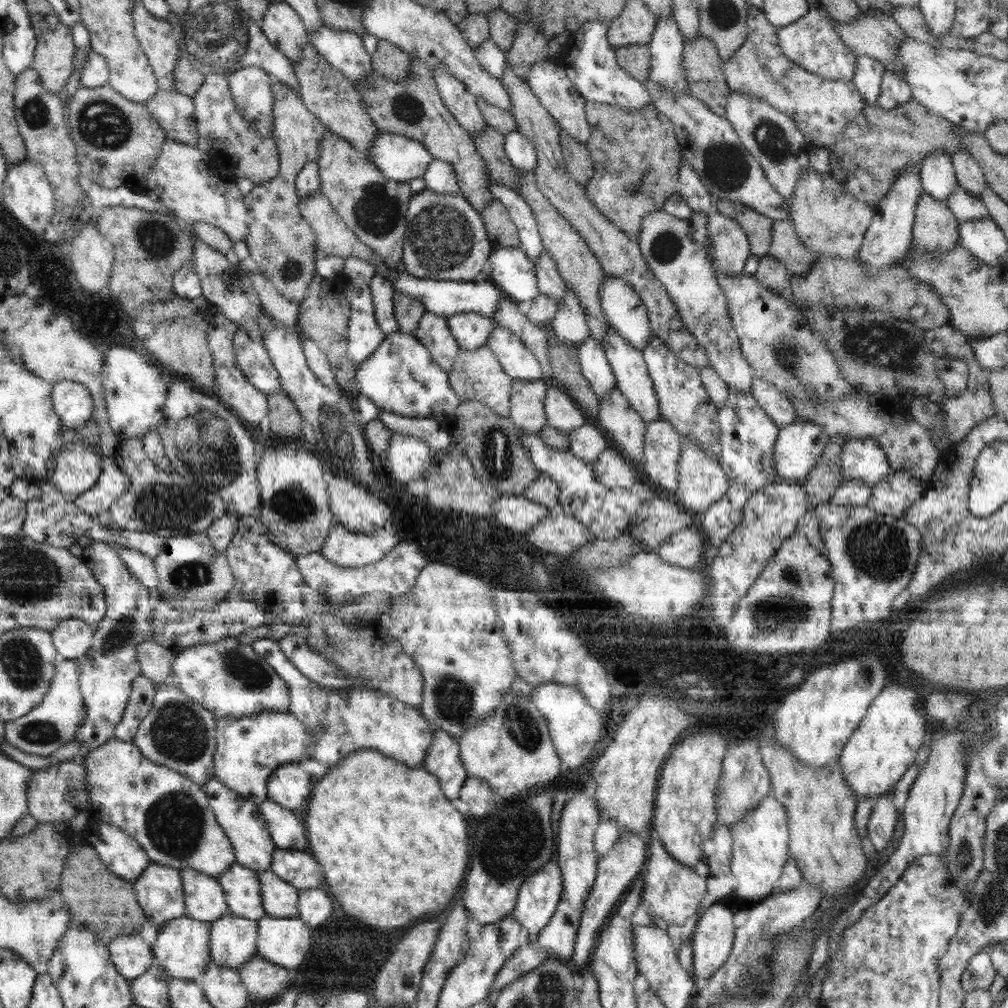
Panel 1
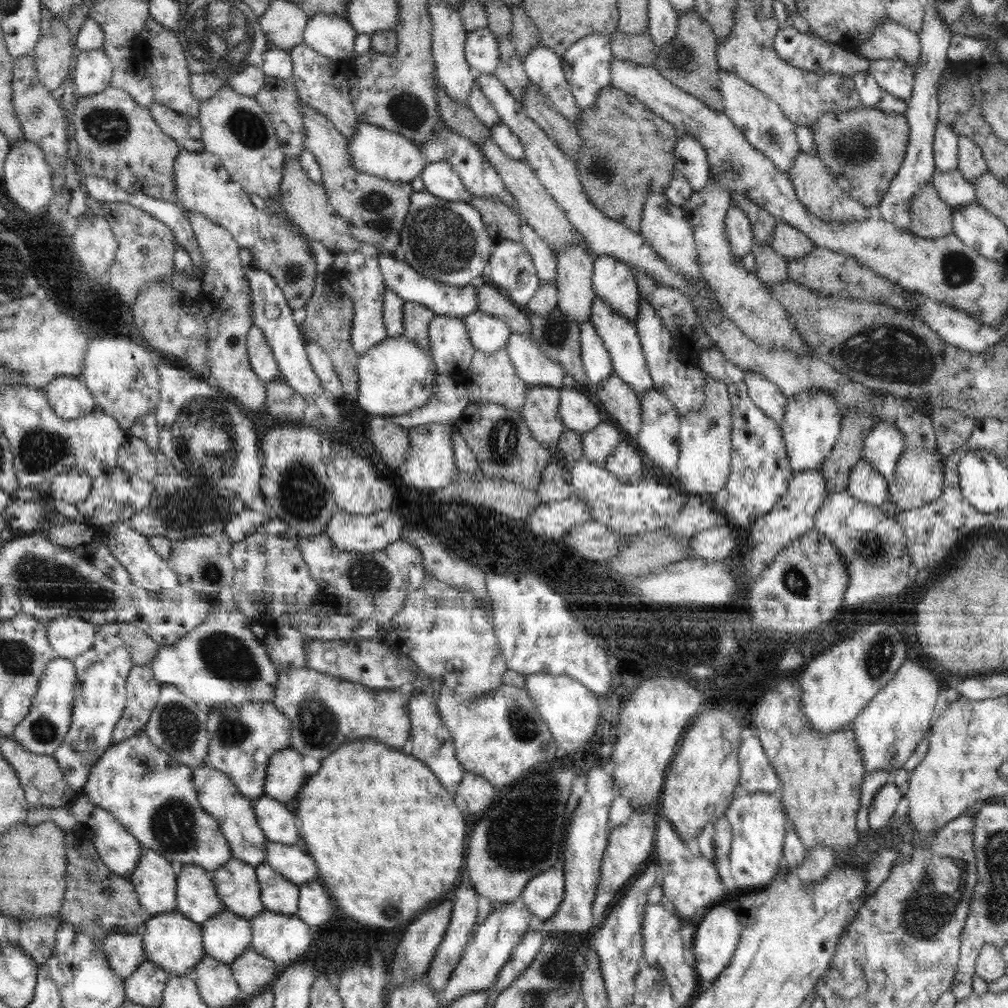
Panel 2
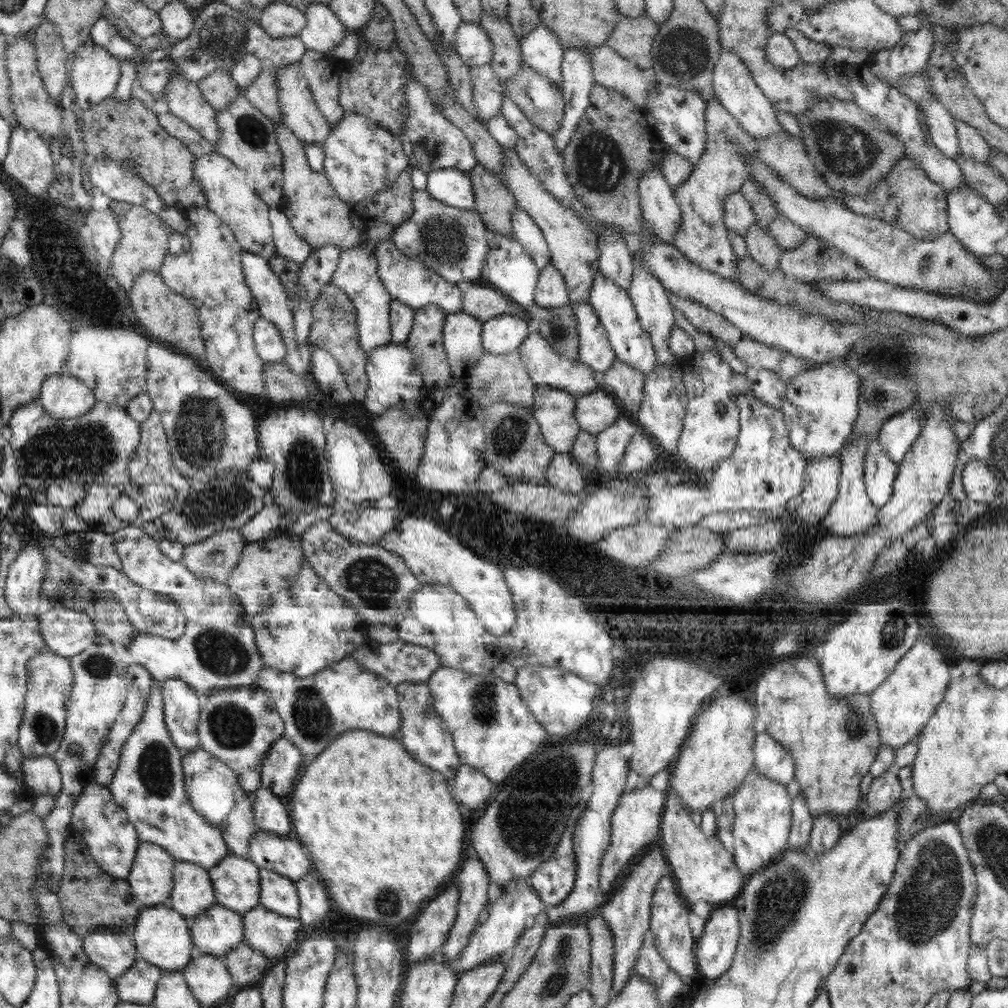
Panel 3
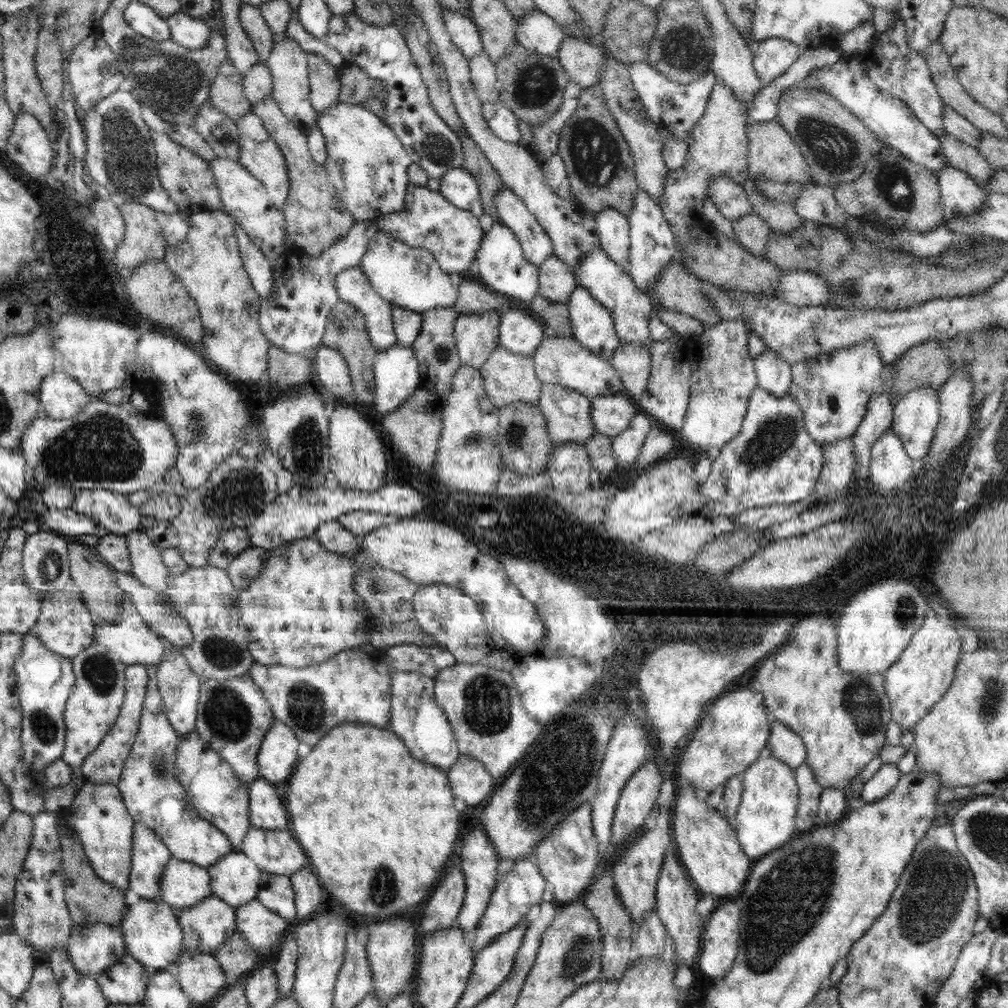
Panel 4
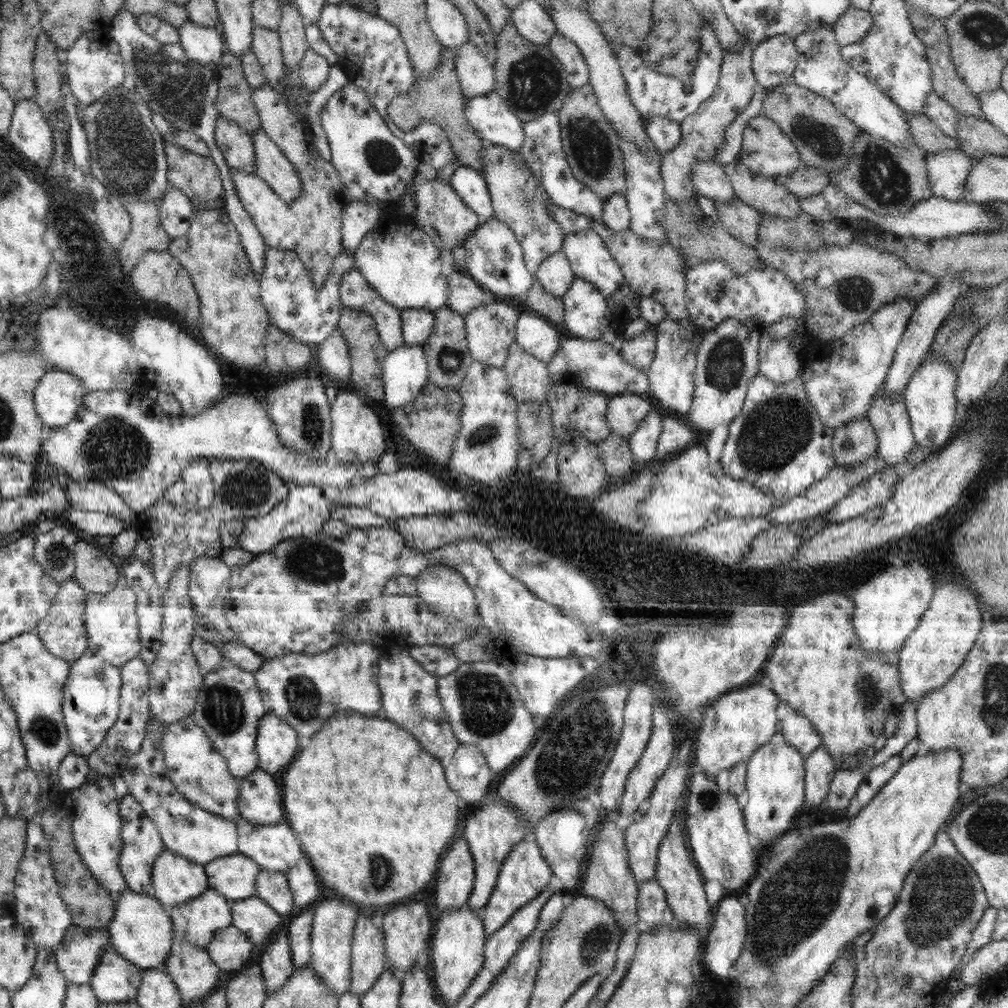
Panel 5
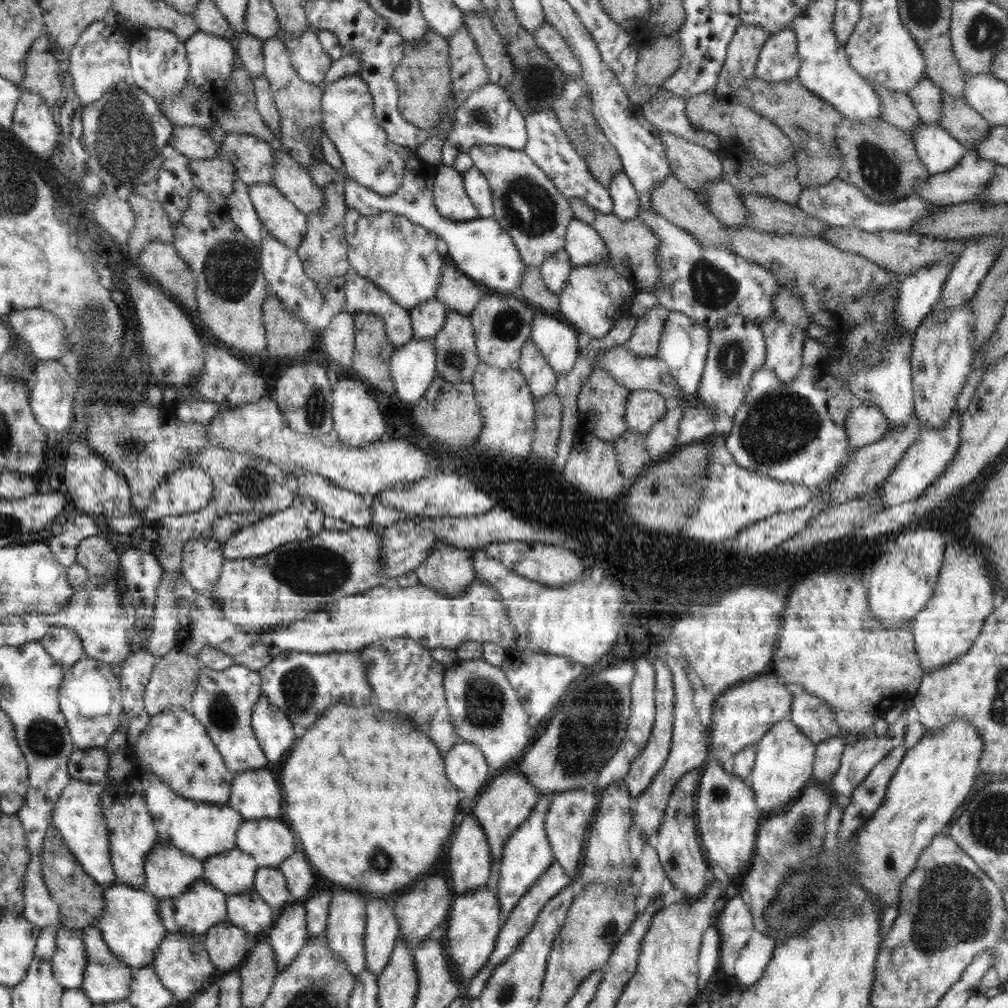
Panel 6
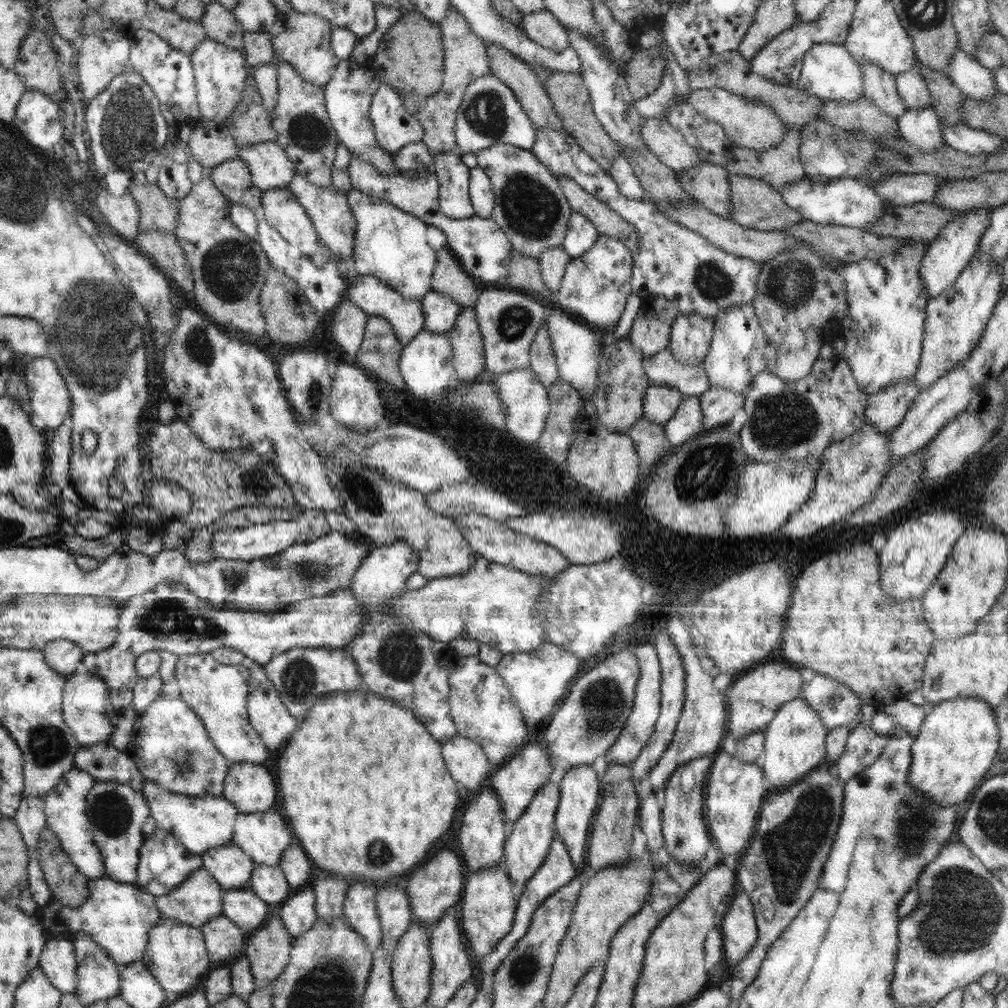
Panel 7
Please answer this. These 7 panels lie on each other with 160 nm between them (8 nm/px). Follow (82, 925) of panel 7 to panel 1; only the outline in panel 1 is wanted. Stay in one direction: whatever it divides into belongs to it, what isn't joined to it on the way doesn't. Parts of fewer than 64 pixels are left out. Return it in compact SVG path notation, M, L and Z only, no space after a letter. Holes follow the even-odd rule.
M188 916L173 918L158 929L151 947L155 963L162 966L171 977L198 981L211 961L209 951L210 923L194 920Z

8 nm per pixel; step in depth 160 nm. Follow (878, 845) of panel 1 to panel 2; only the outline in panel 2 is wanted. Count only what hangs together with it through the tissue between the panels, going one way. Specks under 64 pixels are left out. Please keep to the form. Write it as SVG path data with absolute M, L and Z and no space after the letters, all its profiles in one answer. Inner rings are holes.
M885 783L874 795L874 801L869 807L869 825L878 832L886 828L892 821L896 806L903 794L894 783Z

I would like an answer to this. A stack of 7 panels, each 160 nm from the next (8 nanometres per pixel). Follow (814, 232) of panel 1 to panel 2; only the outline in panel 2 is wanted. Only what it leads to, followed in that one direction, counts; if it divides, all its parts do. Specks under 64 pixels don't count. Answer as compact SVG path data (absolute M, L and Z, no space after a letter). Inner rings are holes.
M805 152L797 154L787 173L798 201L816 217L824 220L835 220L836 222L852 222L853 220L864 220L870 217L870 208L851 198L836 184L829 168L820 160L818 155L812 156Z

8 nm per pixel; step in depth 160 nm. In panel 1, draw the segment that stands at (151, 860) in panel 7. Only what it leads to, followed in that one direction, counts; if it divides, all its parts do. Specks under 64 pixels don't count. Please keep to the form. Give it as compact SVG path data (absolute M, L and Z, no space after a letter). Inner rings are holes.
M185 868L180 872L186 916L211 923L228 912L223 888L214 877L193 868Z

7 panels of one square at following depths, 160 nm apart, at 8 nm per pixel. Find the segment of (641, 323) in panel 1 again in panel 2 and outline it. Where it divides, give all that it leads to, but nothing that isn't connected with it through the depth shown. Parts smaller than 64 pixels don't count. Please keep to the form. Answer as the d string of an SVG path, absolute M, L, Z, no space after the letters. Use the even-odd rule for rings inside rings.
M608 255L595 256L592 280L595 296L635 325L640 294L630 266Z

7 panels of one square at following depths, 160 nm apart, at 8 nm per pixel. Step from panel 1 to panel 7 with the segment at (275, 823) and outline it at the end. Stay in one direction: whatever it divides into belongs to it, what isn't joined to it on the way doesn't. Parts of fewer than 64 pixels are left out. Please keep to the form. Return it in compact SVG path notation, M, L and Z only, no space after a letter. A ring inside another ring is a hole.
M252 762L230 763L222 796L229 800L238 812L245 814L266 812L276 804L276 787L277 784L274 782L274 778L262 765Z

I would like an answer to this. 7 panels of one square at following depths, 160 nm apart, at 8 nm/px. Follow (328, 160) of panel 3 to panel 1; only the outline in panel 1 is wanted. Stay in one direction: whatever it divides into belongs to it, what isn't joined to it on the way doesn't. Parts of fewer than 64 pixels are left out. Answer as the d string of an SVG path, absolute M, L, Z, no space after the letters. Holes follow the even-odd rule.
M378 132L371 148L372 161L390 180L409 182L424 176L432 155L420 142L391 133Z

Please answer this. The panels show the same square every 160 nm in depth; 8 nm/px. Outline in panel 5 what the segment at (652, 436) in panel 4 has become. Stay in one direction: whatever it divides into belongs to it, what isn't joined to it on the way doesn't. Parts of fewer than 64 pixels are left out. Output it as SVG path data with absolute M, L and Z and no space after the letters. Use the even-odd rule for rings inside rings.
M666 414L662 421L661 435L658 437L655 458L662 458L668 452L678 453L689 448L696 438L696 432L693 430L686 418Z

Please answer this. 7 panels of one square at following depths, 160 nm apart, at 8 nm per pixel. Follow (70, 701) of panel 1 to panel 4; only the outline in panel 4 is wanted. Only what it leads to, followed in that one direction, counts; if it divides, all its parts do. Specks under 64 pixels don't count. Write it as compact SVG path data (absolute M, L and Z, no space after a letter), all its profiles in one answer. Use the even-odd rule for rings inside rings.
M25 633L22 650L14 663L16 688L22 710L21 736L23 759L40 774L61 758L65 747L64 709L75 684L69 658L48 650L38 637Z

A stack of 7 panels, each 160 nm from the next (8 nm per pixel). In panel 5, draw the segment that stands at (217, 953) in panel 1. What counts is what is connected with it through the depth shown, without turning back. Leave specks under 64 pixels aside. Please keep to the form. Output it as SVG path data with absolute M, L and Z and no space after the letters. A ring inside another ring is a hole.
M212 888L168 909L174 940L206 948L218 929L232 925L231 902Z

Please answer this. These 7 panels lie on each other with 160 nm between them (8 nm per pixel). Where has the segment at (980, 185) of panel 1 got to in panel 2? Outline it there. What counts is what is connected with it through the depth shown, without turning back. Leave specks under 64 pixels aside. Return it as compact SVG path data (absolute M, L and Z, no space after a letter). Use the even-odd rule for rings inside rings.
M959 136L956 170L959 170L970 183L975 182L987 171L982 149L972 141L972 138Z

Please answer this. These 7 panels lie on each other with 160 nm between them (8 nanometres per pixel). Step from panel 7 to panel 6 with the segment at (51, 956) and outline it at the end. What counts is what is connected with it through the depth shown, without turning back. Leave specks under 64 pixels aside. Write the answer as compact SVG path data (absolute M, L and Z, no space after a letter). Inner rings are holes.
M60 926L52 957L51 967L54 978L65 989L81 988L86 965L87 958L81 929Z

